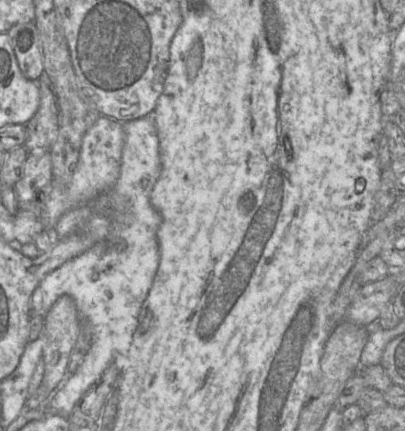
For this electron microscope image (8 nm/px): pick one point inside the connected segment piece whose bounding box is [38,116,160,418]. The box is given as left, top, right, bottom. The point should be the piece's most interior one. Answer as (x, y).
(109, 282)

